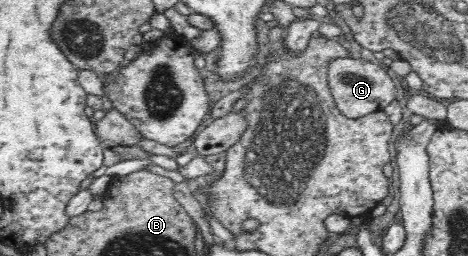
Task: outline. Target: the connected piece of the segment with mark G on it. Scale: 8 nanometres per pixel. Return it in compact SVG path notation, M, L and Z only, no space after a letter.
M357 56L332 59L327 66L327 82L341 114L353 120L369 116L372 112L383 111L392 100L395 100L397 92L393 80L381 67Z

